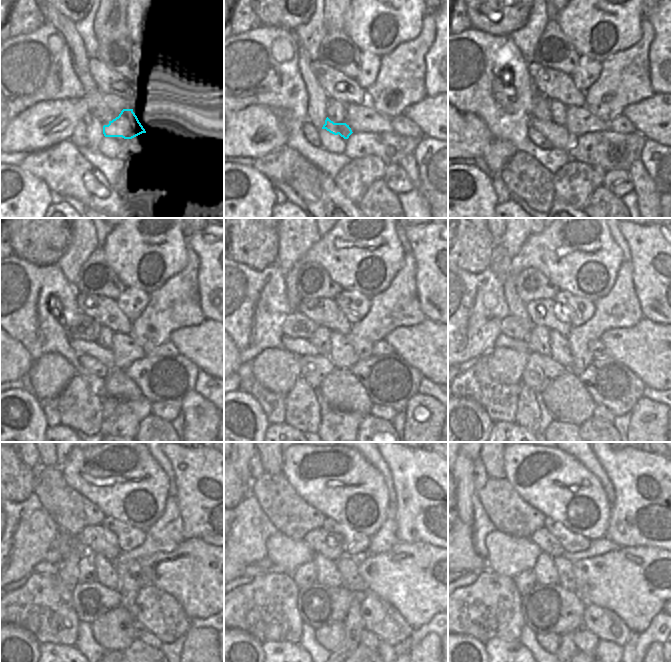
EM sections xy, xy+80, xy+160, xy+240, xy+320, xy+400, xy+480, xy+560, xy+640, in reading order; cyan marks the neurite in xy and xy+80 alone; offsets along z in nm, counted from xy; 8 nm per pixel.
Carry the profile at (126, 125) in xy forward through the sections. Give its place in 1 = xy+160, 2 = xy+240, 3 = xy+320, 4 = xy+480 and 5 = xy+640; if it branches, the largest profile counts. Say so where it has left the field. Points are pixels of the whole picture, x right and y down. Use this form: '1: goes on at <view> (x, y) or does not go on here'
1: goes on at xy+160 (540, 110)
2: goes on at xy+240 (82, 327)
3: goes on at xy+320 (296, 325)
4: goes on at xy+480 (53, 556)
5: goes on at xy+640 (468, 560)

